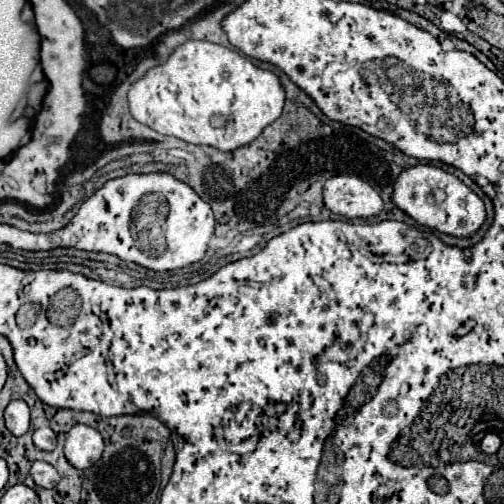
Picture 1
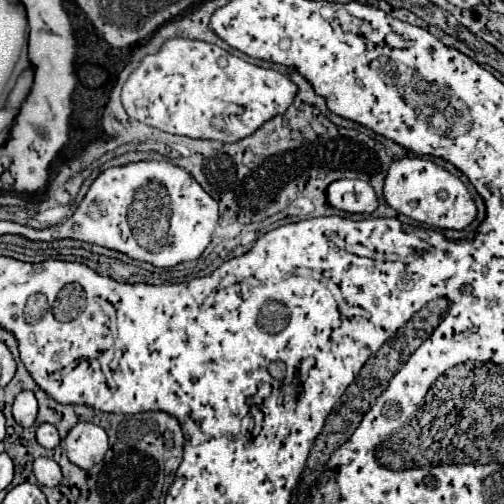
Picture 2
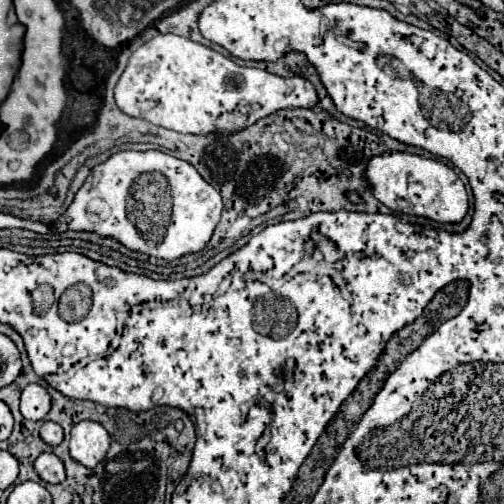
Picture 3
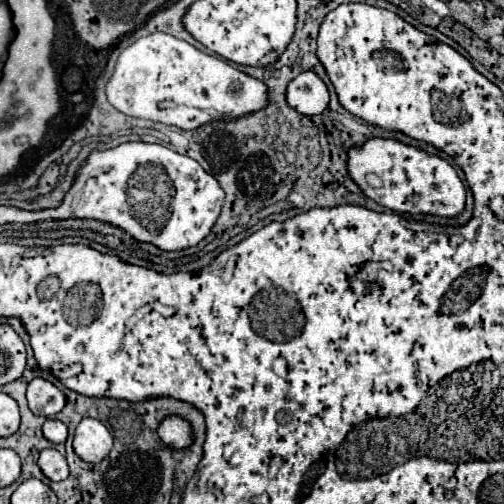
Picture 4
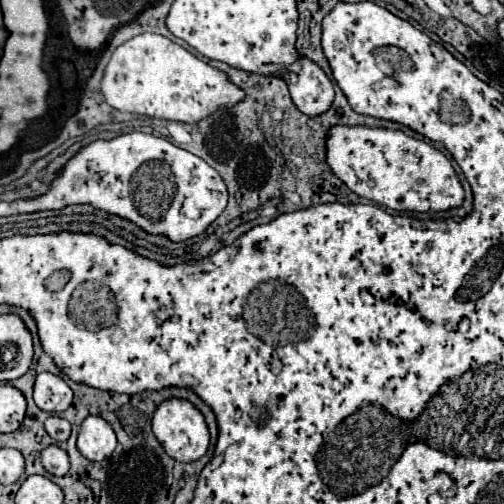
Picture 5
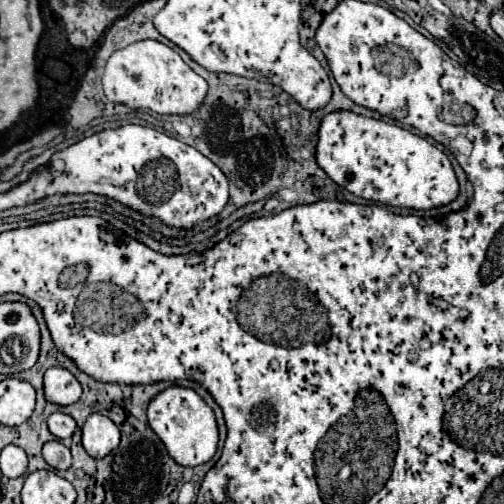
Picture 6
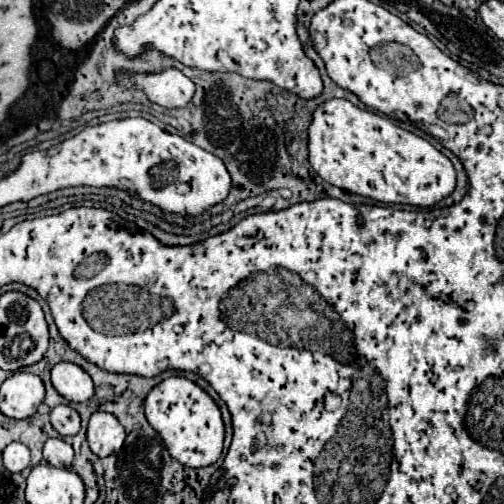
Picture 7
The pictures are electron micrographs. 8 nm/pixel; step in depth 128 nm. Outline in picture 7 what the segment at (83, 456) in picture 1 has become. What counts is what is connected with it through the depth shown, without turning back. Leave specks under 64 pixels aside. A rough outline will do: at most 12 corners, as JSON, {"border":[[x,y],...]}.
{"border":[[110,412],[88,424],[92,452],[106,458],[122,448],[124,426]]}

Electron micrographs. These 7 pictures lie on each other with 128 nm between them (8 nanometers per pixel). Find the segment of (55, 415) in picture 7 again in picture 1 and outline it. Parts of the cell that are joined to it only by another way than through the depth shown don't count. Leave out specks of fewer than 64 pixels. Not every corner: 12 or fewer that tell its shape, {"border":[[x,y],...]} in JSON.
{"border":[[36,428],[34,444],[40,450],[56,448],[52,428]]}

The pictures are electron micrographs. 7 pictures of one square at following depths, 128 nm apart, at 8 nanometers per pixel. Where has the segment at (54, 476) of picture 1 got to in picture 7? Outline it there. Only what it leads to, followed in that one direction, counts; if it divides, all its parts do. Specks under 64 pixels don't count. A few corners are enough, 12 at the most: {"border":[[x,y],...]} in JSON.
{"border":[[48,438],[44,458],[56,468],[70,468],[74,450],[62,438]]}

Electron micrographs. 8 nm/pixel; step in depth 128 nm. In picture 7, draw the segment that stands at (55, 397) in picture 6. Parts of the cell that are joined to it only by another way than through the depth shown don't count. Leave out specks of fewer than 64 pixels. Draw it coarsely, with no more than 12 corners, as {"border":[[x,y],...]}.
{"border":[[72,362],[52,368],[52,384],[70,402],[96,394],[88,372]]}

